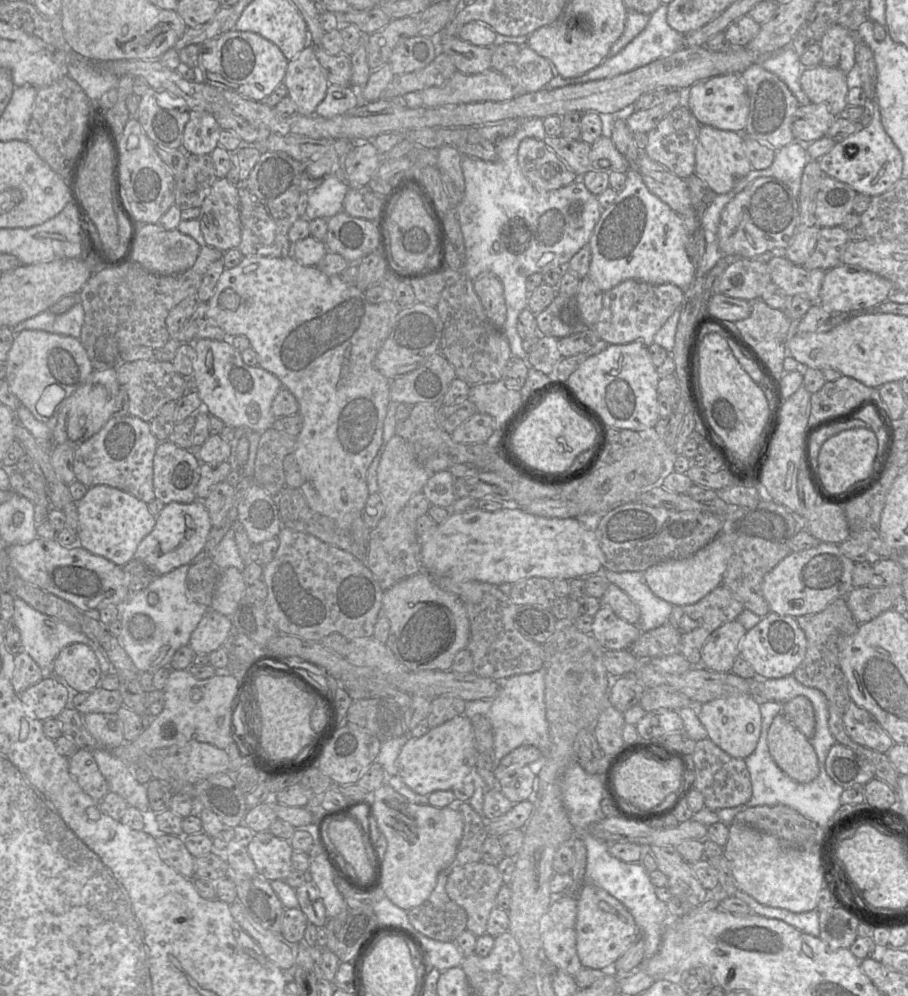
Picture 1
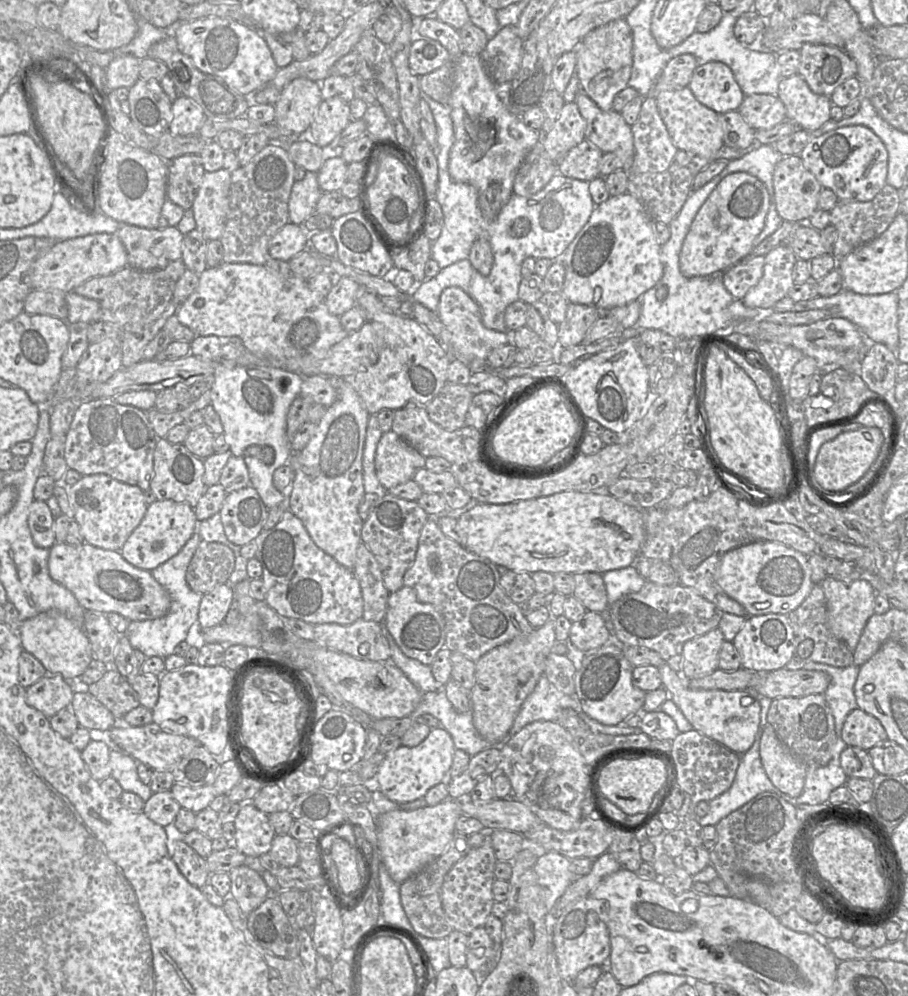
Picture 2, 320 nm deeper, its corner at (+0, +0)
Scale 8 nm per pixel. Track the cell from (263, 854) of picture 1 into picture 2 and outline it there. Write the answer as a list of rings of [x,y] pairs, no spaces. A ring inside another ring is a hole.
[[[252,802],[242,804],[234,825],[236,833],[231,845],[243,854],[260,857],[270,851],[276,833],[268,814],[257,809]]]

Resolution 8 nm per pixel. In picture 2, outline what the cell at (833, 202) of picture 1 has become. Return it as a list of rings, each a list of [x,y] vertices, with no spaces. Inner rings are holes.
[[[800,155],[781,158],[774,169],[773,186],[776,210],[782,220],[808,223],[809,217],[818,209],[819,194],[823,187],[806,169]]]

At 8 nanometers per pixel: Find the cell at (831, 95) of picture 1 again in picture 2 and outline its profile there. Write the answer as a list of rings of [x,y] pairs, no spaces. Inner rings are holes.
[[[799,74],[782,78],[777,96],[786,108],[787,120],[795,122],[802,130],[817,133],[831,120],[830,97],[812,92]]]

